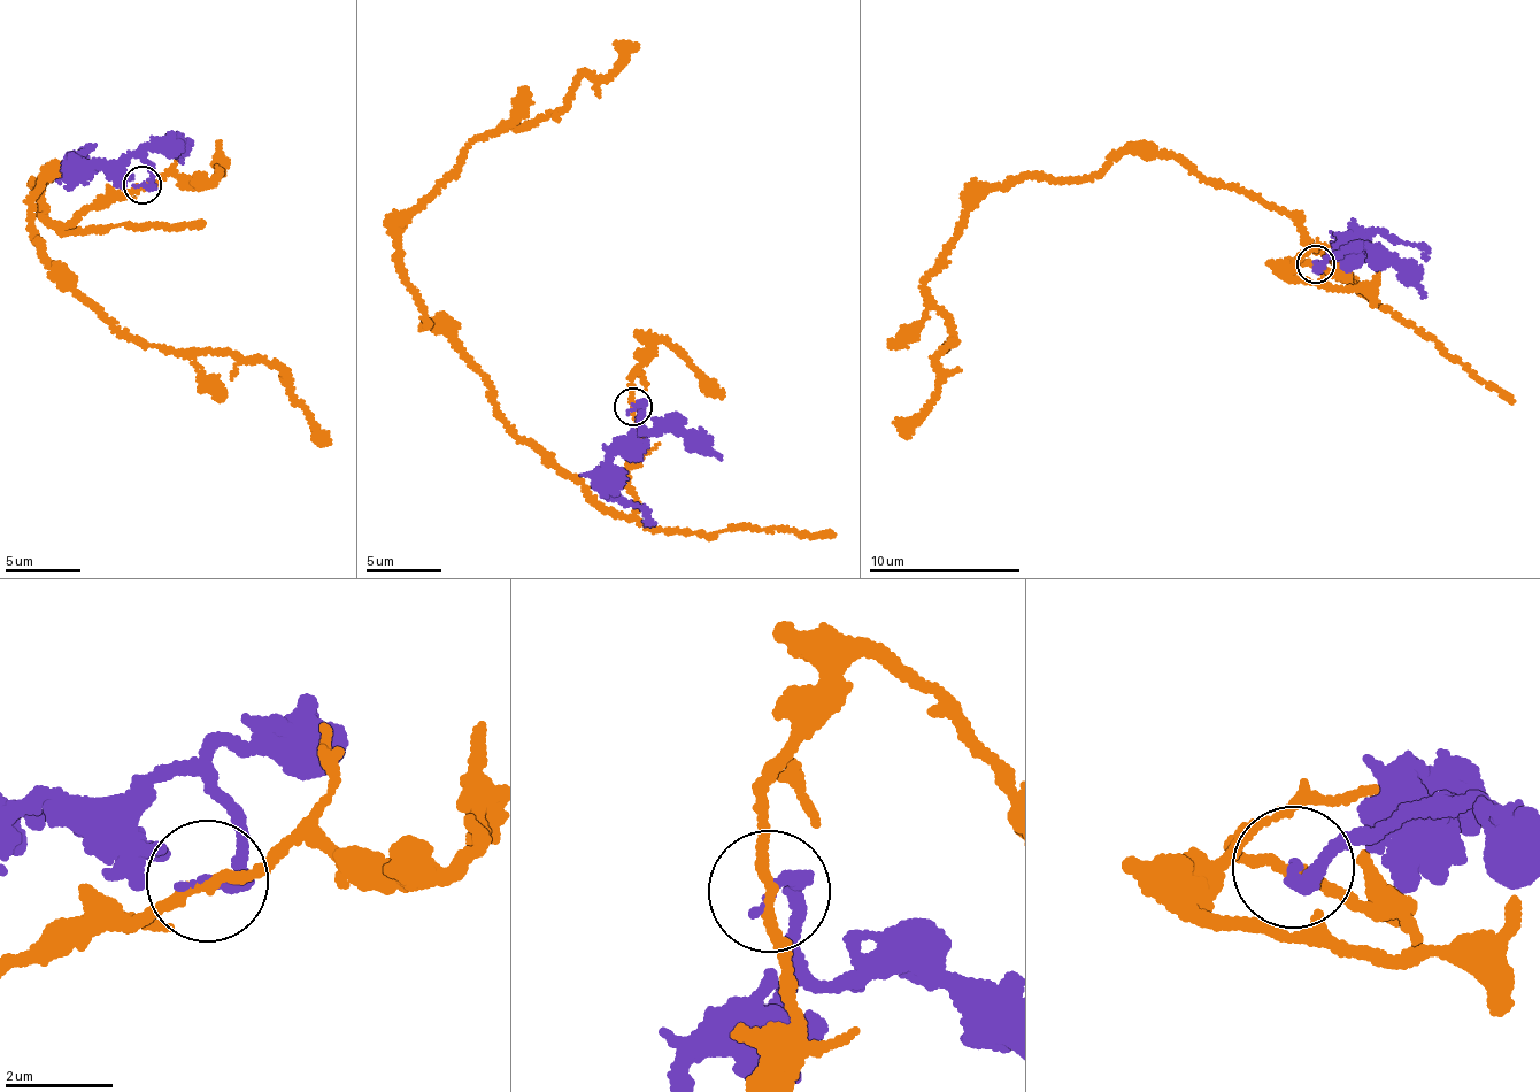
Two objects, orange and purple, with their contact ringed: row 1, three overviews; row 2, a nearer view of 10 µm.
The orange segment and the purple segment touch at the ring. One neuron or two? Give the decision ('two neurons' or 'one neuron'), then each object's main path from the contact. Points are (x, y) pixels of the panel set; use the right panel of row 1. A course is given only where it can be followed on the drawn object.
two neurons | orange via (1315, 266), (1361, 287), (1298, 223), (1171, 155), (975, 194), (924, 287), (953, 340), (931, 400), (893, 422) | purple via (1315, 266), (1354, 251), (1355, 240), (1373, 235), (1415, 244), (1426, 250), (1426, 260)

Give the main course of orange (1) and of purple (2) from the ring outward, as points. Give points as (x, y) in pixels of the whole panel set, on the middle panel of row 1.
1: (634, 406), (626, 516), (513, 432), (400, 258), (400, 218), (457, 159), (563, 107), (616, 41)
2: (634, 406), (641, 406), (643, 429), (610, 470), (610, 491), (641, 509), (654, 525)

